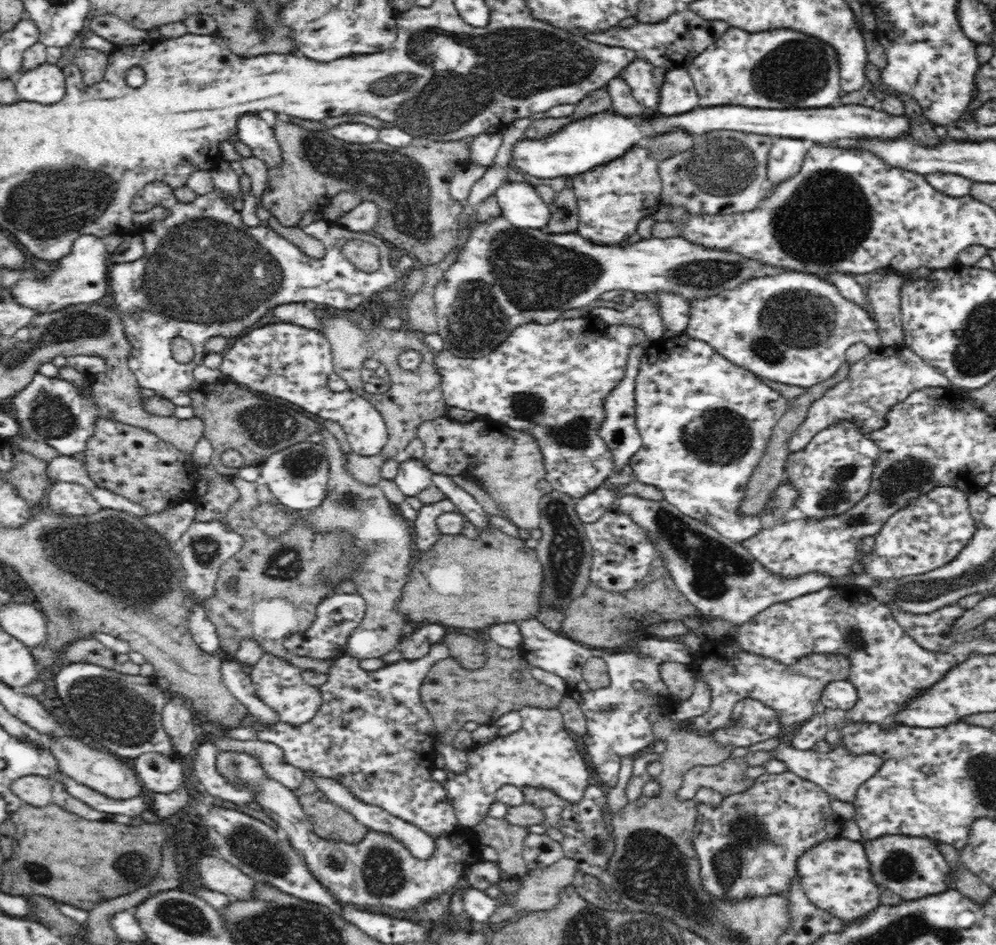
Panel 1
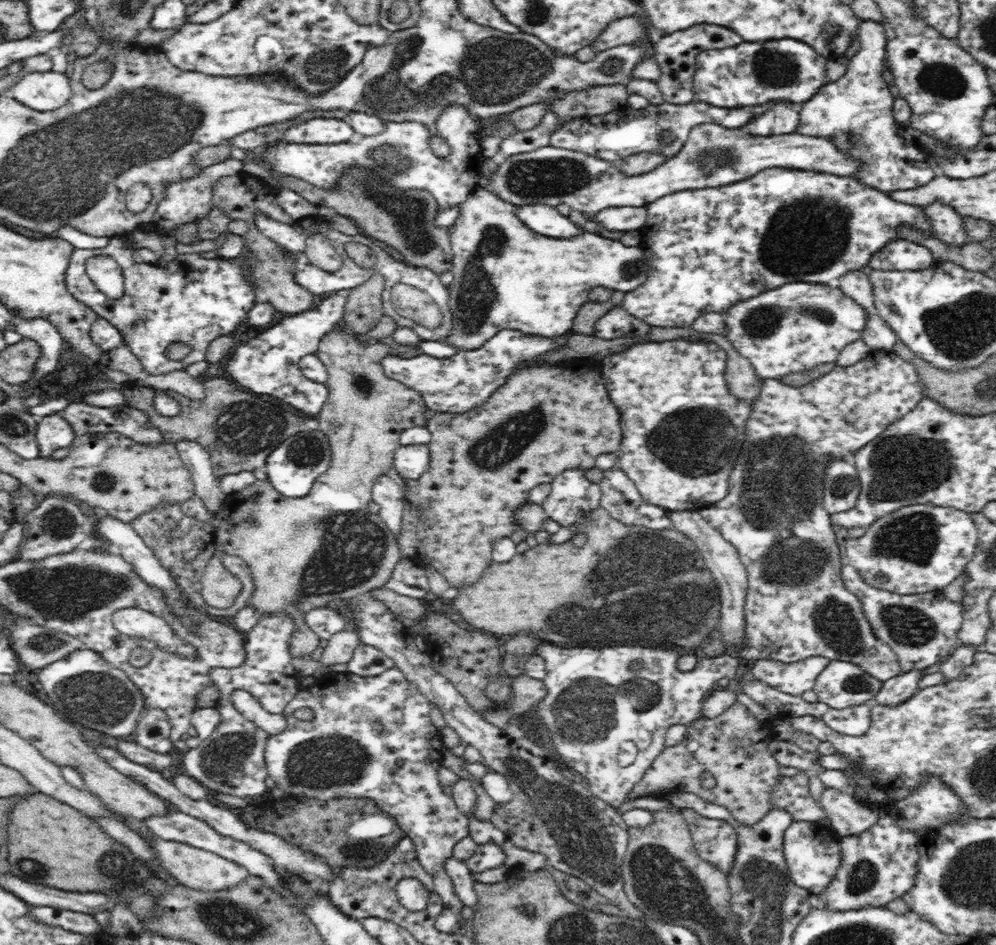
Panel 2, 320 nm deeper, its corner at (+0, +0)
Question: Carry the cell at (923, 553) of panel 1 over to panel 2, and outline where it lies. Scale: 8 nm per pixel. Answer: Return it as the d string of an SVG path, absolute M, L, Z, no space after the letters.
M930 503L904 506L891 514L880 516L870 524L865 534L846 540L848 565L854 567L862 580L874 588L897 592L901 595L922 594L941 590L950 584L972 560L978 544L975 520L966 512L956 508L943 508Z

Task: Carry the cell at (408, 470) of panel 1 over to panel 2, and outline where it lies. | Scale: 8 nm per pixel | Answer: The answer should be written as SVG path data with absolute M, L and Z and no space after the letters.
M424 444L400 446L393 458L393 466L402 478L420 478L430 464L429 447Z

